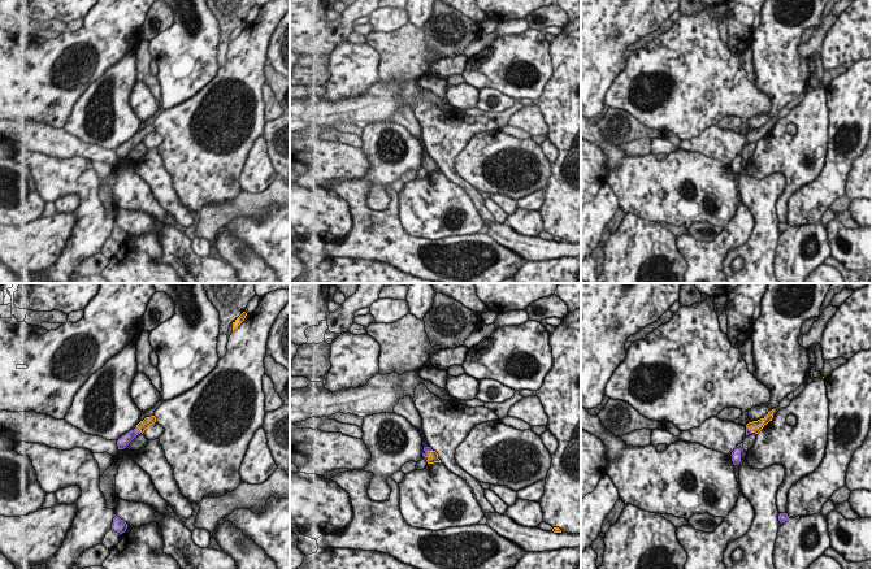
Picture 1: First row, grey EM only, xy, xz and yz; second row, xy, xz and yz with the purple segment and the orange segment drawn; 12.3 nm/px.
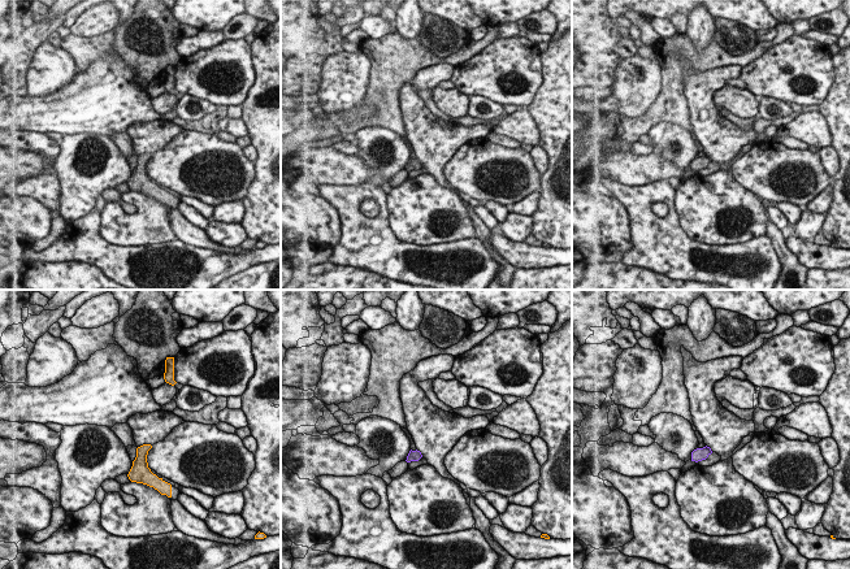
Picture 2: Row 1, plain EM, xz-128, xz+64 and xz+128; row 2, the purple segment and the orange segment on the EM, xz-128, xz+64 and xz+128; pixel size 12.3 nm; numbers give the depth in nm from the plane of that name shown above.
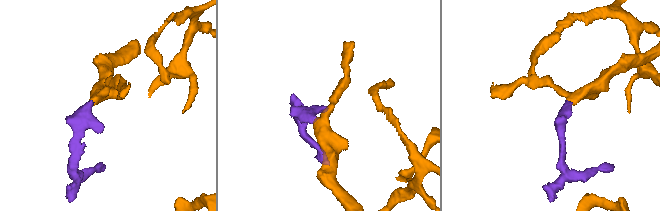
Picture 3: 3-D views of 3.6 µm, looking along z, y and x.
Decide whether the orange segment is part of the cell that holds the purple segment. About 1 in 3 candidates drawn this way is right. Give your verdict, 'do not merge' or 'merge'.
merge

